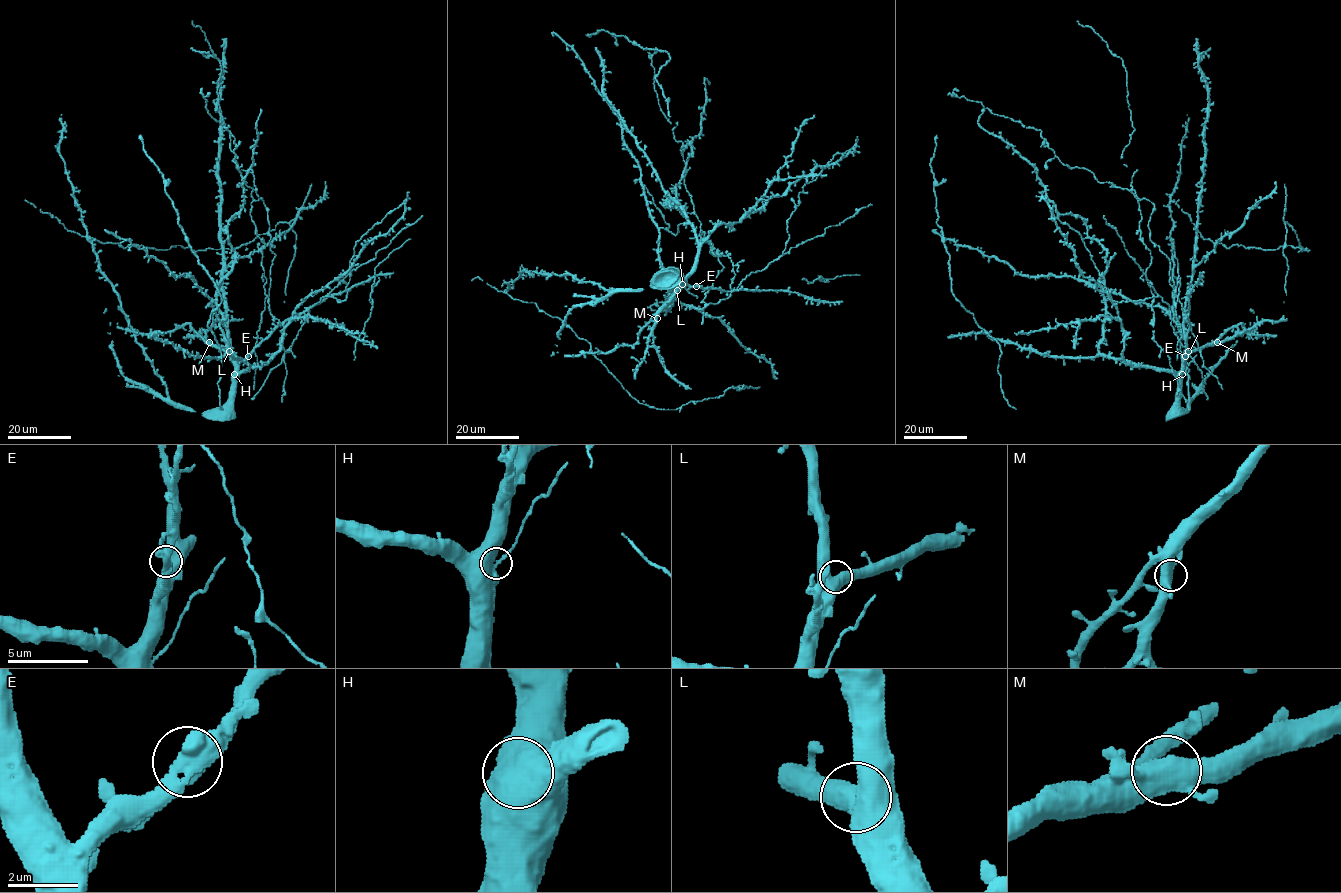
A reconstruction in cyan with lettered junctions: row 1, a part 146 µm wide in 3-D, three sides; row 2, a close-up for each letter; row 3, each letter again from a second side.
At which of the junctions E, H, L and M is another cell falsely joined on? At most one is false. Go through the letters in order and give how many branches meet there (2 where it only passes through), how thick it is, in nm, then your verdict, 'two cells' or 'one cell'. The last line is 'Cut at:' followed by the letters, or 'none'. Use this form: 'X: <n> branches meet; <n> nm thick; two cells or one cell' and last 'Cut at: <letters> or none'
E: 2 branches meet; 500 nm thick; one cell
H: 2 branches meet; 650 nm thick; two cells
L: 2 branches meet; 600 nm thick; one cell
M: 2 branches meet; 550 nm thick; one cell
Cut at: H

